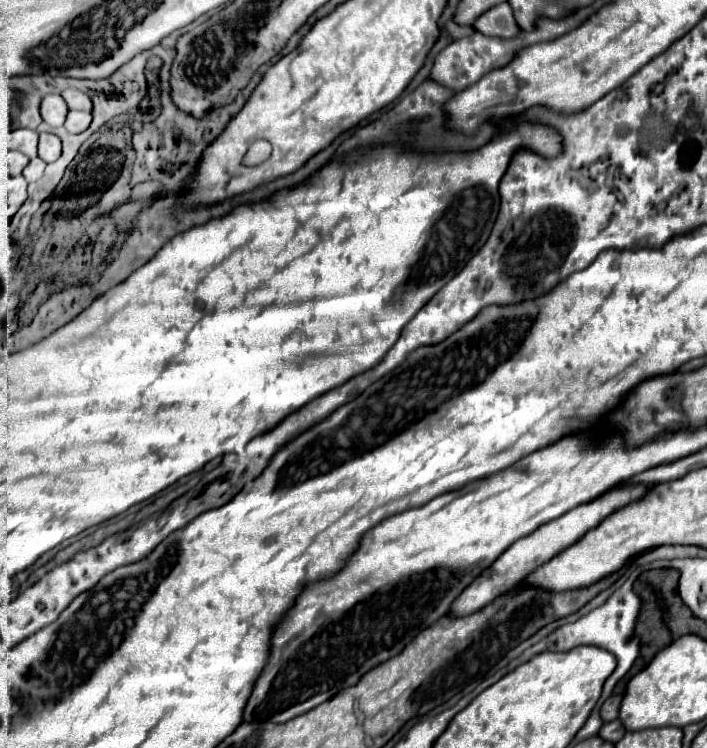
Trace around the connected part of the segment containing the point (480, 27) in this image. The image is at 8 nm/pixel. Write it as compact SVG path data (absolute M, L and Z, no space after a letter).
M505 2L505 4L497 4L495 8L489 8L487 12L483 12L483 14L473 22L473 28L475 28L477 32L483 32L483 36L513 38L513 36L511 36L513 16L511 16L511 14L497 14L497 10L511 10L511 6Z

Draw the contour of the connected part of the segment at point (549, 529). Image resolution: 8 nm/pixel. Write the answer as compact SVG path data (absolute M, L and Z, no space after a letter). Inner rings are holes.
M647 486L615 488L615 490L611 490L603 496L595 498L587 504L581 504L579 508L573 508L571 512L559 516L559 520L551 520L551 522L543 524L531 536L525 536L523 540L517 540L515 544L511 544L511 548L507 548L507 552L503 552L503 556L499 556L499 560L495 560L495 564L491 564L491 568L487 568L487 572L483 572L483 576L479 576L479 580L473 580L465 588L463 596L459 596L459 600L455 604L451 604L451 612L447 612L447 616L467 616L467 614L473 614L473 612L481 610L483 606L493 602L497 596L515 588L535 568L539 568L541 564L551 560L555 554L559 554L567 546L575 544L583 534L587 534L591 528L595 528L607 514L615 512L617 508L621 508L621 506L633 502L633 500L639 500L641 496L645 496L647 490L649 490Z

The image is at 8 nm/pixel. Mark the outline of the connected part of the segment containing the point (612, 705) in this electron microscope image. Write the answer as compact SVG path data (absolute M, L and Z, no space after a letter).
M613 694L607 702L603 702L603 706L601 706L601 718L603 718L603 722L613 722L613 720L617 720L617 716L619 716L619 706L621 706L621 698L623 698L623 696Z

